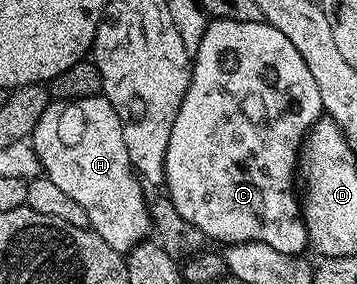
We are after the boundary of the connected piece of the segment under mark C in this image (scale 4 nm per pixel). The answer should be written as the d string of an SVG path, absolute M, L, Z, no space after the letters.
M217 18L217 19L214 19L214 20L211 20L211 21L208 21L208 24L207 24L207 27L206 27L206 28L205 28L205 32L204 32L204 33L203 33L203 35L202 35L202 36L201 36L201 44L200 44L200 45L199 45L199 47L198 47L198 48L197 48L197 56L196 56L196 57L195 57L195 63L194 63L194 64L193 64L193 76L192 76L192 77L191 77L191 83L190 83L190 84L189 84L189 88L188 88L188 89L187 89L187 91L186 91L186 92L185 92L185 100L181 100L181 108L180 108L180 109L179 109L179 111L178 111L178 112L177 112L177 120L173 120L173 132L169 132L169 152L165 152L165 194L166 194L166 197L168 197L168 198L170 198L170 200L171 200L171 201L172 201L172 202L173 202L173 207L174 207L174 208L177 208L177 212L179 212L179 213L180 213L180 214L181 214L181 216L183 216L183 217L184 217L184 218L185 218L185 220L189 220L189 223L190 223L190 224L193 224L193 227L195 227L195 228L197 228L197 229L199 229L199 230L200 230L200 232L201 232L201 233L202 233L202 234L203 234L203 235L204 235L204 237L205 237L205 238L206 238L206 239L207 239L207 240L213 240L213 238L216 238L216 240L217 240L217 241L219 241L219 242L223 242L223 243L222 243L222 244L230 244L230 243L235 243L235 242L249 242L249 241L260 241L260 242L262 242L262 243L263 243L263 244L269 244L269 246L270 246L270 247L272 247L272 248L277 248L277 251L279 251L279 252L285 252L285 253L291 253L291 254L300 254L300 255L302 255L302 254L303 254L303 253L304 253L304 251L306 251L306 250L307 250L307 249L308 249L308 246L309 246L309 243L308 243L308 241L307 241L307 228L306 228L306 220L305 220L305 218L304 218L304 207L303 207L303 206L302 206L302 205L301 205L301 198L300 198L300 195L299 195L299 194L298 194L298 193L297 193L297 195L295 195L295 169L297 169L297 171L298 171L298 170L299 170L299 169L300 169L300 166L301 166L301 151L302 151L302 148L303 148L303 145L304 145L304 139L305 139L305 138L307 138L307 136L308 136L308 131L309 131L309 130L311 130L311 128L312 128L312 127L313 127L313 126L315 126L315 124L316 124L316 123L317 123L317 122L318 122L318 121L319 121L319 119L320 119L320 117L321 117L321 115L322 115L322 114L323 114L323 105L322 105L322 104L321 104L321 92L317 92L317 84L316 84L316 82L314 82L314 80L313 80L313 75L311 75L311 73L310 73L310 72L309 72L309 67L307 67L307 66L306 66L306 65L305 65L305 60L304 60L304 59L303 59L303 57L302 57L302 56L301 56L301 52L297 52L297 48L293 48L293 43L291 43L291 42L290 42L290 40L288 40L288 38L286 38L286 37L285 37L285 36L284 36L284 35L283 35L283 33L282 33L282 32L277 32L277 28L273 28L273 27L272 27L272 26L271 26L271 25L270 25L270 24L268 24L268 22L265 22L265 21L261 21L261 22L238 22L238 21L237 21L237 20L229 20L229 19L228 19L228 18Z

